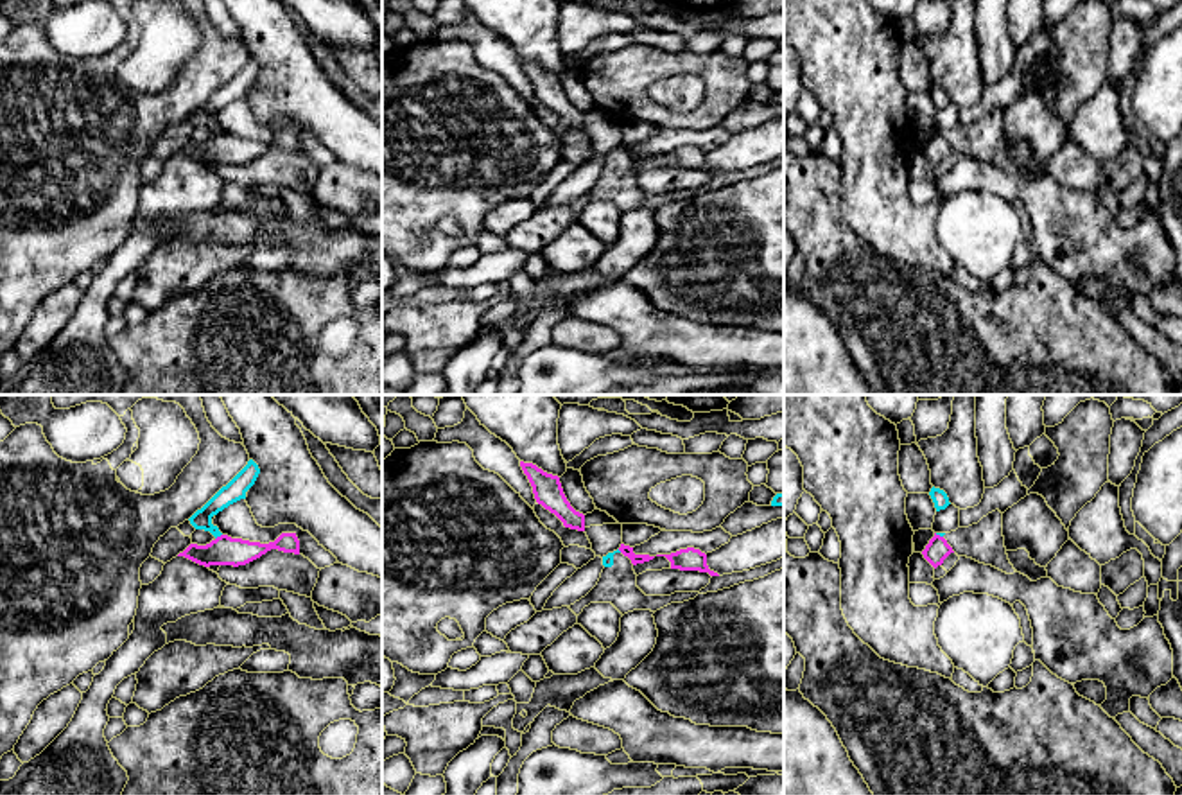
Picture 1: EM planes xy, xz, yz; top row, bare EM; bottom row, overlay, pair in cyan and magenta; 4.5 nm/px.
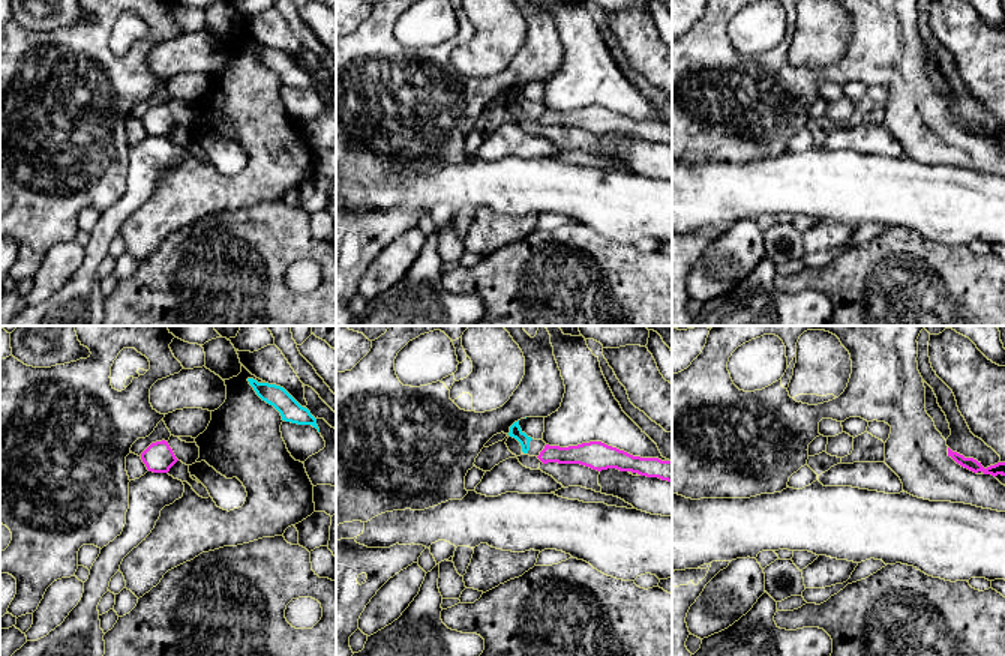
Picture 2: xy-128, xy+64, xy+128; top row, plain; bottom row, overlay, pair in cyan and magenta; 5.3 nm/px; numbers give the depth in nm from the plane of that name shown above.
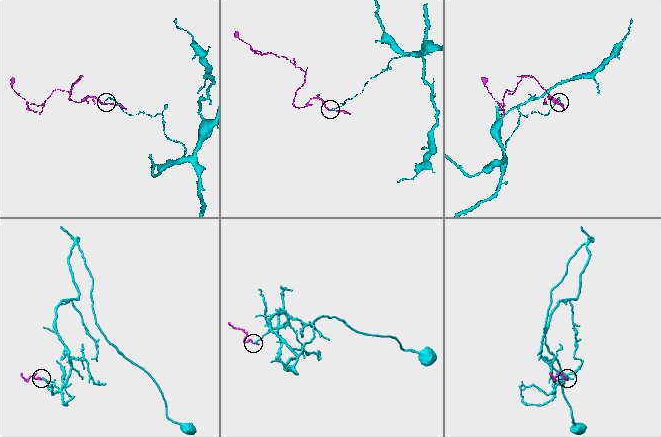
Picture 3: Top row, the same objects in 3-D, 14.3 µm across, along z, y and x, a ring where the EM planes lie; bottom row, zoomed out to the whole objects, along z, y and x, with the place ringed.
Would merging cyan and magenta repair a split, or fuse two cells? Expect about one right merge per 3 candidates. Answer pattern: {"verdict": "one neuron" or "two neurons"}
{"verdict": "two neurons"}

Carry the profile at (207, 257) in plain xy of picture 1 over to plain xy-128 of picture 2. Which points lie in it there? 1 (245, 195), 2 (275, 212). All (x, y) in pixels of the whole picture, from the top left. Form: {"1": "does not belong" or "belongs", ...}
{"1": "belongs", "2": "does not belong"}

